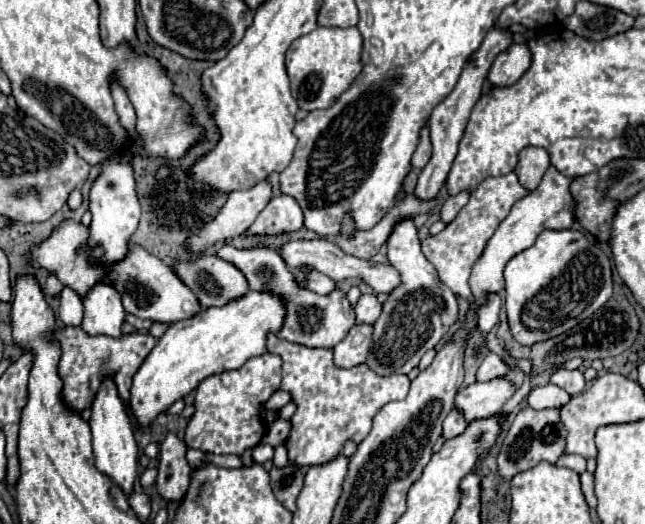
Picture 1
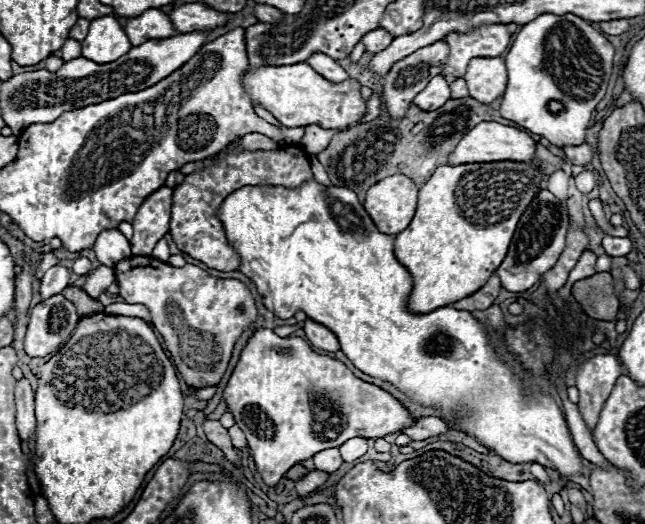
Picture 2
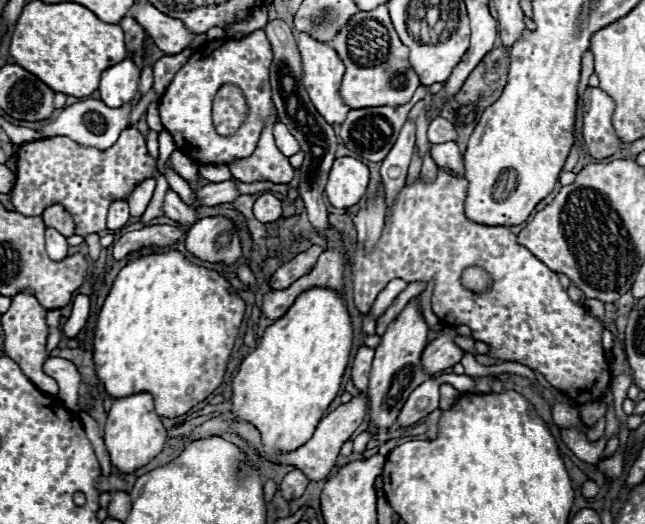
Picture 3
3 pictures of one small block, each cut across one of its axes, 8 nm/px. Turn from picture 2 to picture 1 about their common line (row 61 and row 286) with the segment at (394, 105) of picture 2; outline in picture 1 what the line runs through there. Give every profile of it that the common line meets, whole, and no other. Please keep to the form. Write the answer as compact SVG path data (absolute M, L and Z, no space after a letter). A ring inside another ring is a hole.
M400 220L388 236L388 260L400 272L402 284L384 302L382 316L374 324L372 352L366 364L380 376L408 374L420 358L444 342L458 320L458 300L454 292L436 276L436 268L424 258L414 220Z

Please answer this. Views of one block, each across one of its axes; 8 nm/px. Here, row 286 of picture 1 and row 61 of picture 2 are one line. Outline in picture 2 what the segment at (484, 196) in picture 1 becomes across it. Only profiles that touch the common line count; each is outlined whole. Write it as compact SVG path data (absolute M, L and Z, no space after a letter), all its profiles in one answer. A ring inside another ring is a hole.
M492 24L492 26L482 26L472 34L452 32L444 40L450 44L450 56L442 74L462 78L472 58L502 56L510 44L510 34L504 24Z

